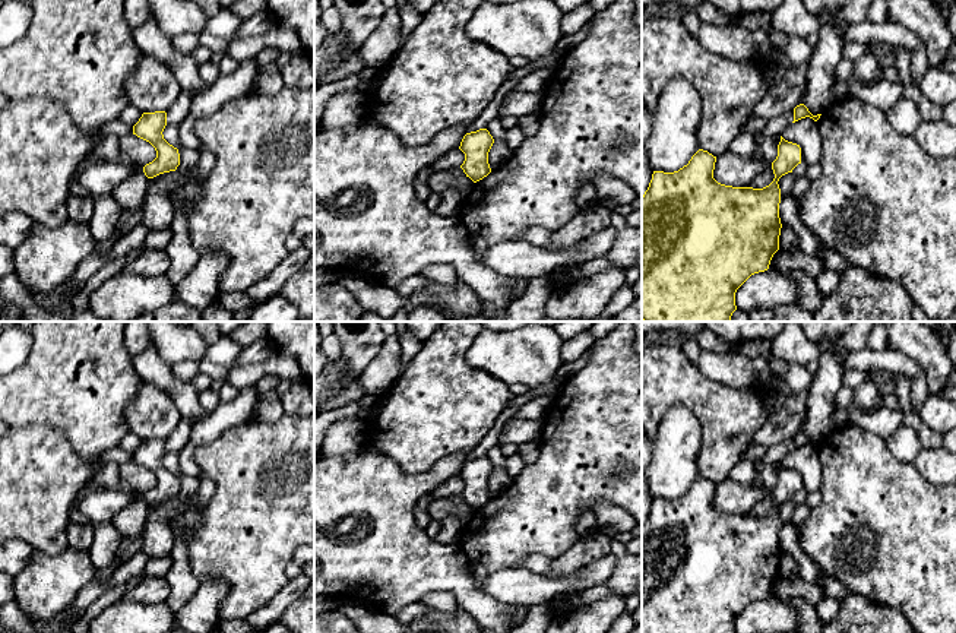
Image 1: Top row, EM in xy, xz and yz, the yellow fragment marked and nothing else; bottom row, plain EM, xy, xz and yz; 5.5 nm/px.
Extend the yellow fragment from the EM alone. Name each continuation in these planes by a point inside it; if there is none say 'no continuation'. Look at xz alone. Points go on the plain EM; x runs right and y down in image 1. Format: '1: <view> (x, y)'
no continuation

